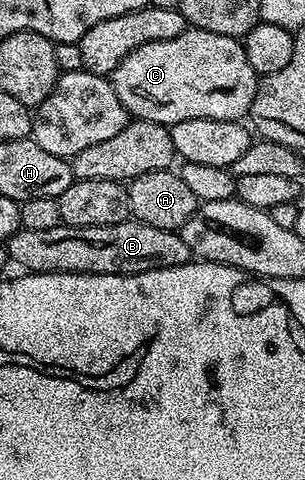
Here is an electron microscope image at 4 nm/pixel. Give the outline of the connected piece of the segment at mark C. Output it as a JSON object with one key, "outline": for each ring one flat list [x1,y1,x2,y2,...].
{"outline":[[188,28,172,40,149,42,124,56,124,60,120,60,114,69,112,81,116,96,120,96,120,104,124,104,127,115,172,127,178,122,197,118,229,122,245,119,256,96,260,76,252,64,248,64,246,47,239,39]]}

